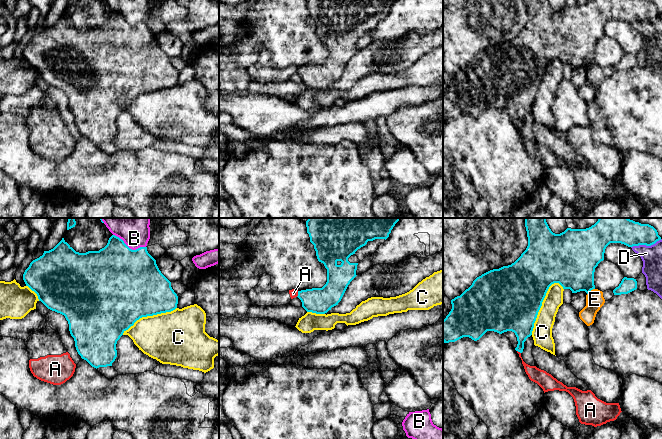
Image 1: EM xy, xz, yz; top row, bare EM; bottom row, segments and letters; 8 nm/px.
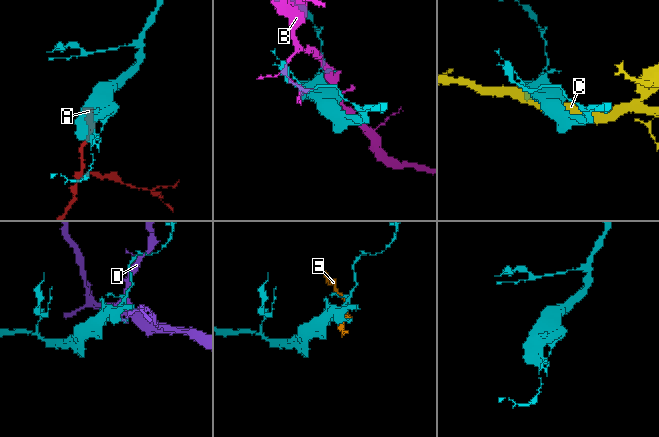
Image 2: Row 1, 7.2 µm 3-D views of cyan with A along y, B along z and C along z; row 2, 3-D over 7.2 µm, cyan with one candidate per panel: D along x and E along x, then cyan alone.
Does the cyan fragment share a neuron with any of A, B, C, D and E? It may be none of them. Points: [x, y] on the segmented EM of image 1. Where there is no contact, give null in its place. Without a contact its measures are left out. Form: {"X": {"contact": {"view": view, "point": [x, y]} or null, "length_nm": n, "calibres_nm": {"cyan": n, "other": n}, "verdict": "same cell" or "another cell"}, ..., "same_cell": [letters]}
{"A": {"contact": {"view": "xz", "point": [298, 294]}, "length_nm": 50, "calibres_nm": {"cyan": 200, "other": 70}, "verdict": "another cell"}, "B": {"contact": {"view": "xy", "point": [128, 247]}, "length_nm": 280, "calibres_nm": {"cyan": 500, "other": 340}, "verdict": "another cell"}, "C": {"contact": {"view": "yz", "point": [541, 305]}, "length_nm": 480, "calibres_nm": {"cyan": 500, "other": 160}, "verdict": "another cell"}, "D": {"contact": {"view": "yz", "point": [646, 245]}, "length_nm": 260, "calibres_nm": {"cyan": 220, "other": 160}, "verdict": "another cell"}, "E": {"contact": {"view": "yz", "point": [590, 290]}, "length_nm": 80, "calibres_nm": {"cyan": 360, "other": 140}, "verdict": "another cell"}, "same_cell": []}

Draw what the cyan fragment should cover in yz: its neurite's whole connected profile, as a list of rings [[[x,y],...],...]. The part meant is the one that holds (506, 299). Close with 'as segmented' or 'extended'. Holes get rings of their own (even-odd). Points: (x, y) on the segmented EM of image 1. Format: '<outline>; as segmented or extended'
[[[525,218],[525,227],[528,246],[514,263],[482,274],[460,296],[451,300],[452,309],[443,320],[444,343],[455,342],[463,337],[469,337],[477,341],[487,331],[494,331],[499,334],[512,331],[515,333],[518,341],[515,350],[522,353],[524,342],[532,335],[538,312],[552,284],[559,283],[563,289],[570,289],[572,293],[585,291],[588,294],[591,290],[595,289],[595,268],[604,260],[605,249],[610,243],[621,243],[628,247],[639,245],[651,246],[661,240],[661,237],[653,226],[641,224],[629,218],[599,218],[589,228],[567,228],[560,234],[555,234],[551,231],[546,222],[546,218]]]; as segmented

